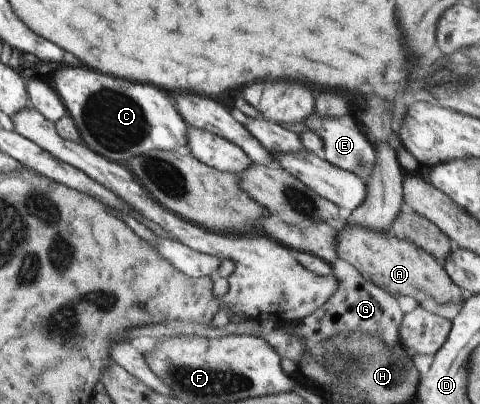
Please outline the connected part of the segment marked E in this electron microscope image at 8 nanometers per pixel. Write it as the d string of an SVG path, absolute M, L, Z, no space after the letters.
M313 109L311 114L305 118L304 123L307 125L310 131L313 131L323 141L323 148L321 158L327 160L333 164L333 166L339 166L343 170L349 170L359 176L359 178L365 183L367 182L367 176L373 168L373 162L375 162L374 146L372 142L365 138L365 135L359 130L359 122L351 120L349 116L339 116L339 118L329 118L329 116L317 116L317 112Z

